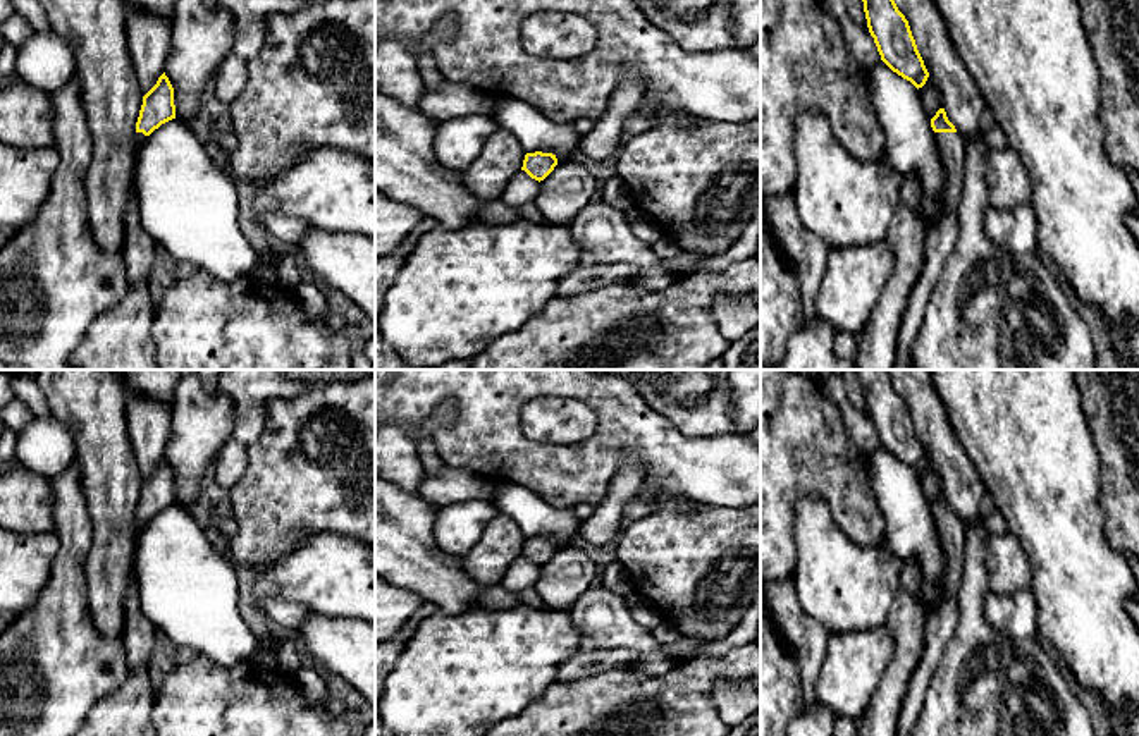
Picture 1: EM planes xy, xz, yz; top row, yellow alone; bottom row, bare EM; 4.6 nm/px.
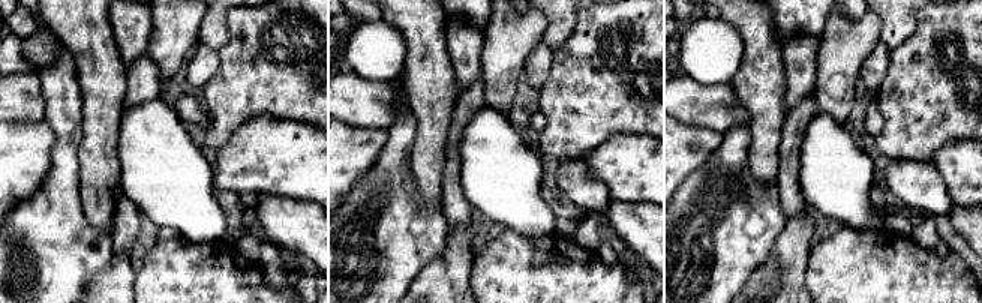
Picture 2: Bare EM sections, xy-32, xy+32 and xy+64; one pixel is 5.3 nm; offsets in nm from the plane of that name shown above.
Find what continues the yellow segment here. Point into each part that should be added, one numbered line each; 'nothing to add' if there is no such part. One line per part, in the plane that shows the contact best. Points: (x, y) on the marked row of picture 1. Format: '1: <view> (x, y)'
1: yz (941, 238)

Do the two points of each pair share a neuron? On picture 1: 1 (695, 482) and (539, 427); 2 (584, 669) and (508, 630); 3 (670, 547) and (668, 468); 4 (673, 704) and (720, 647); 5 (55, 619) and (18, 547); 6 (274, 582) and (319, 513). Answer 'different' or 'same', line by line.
1: different
2: different
3: different
4: different
5: different
6: different

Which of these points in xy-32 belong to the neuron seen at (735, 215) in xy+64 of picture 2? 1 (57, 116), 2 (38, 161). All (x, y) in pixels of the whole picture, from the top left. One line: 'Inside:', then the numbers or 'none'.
Inside: 1

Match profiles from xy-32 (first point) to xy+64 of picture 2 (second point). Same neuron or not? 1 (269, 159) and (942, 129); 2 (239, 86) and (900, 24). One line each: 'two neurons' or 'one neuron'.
1: two neurons
2: two neurons

